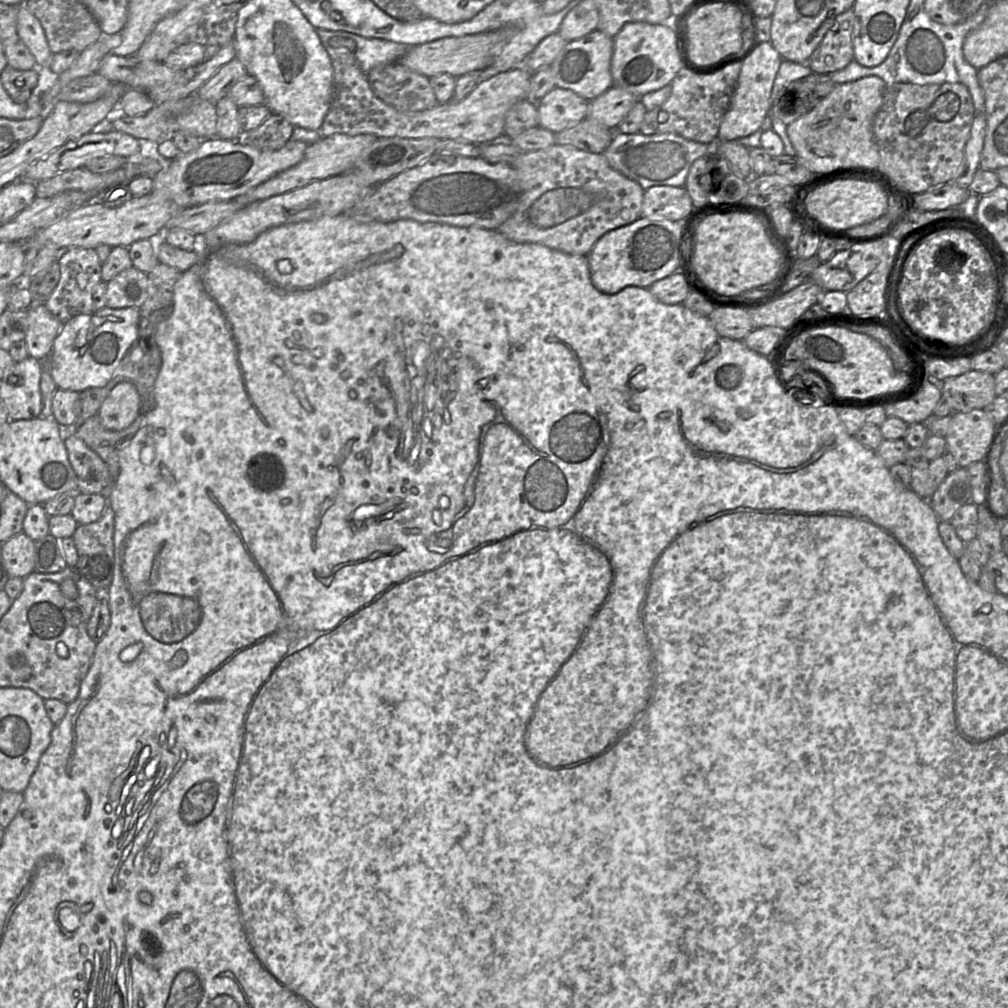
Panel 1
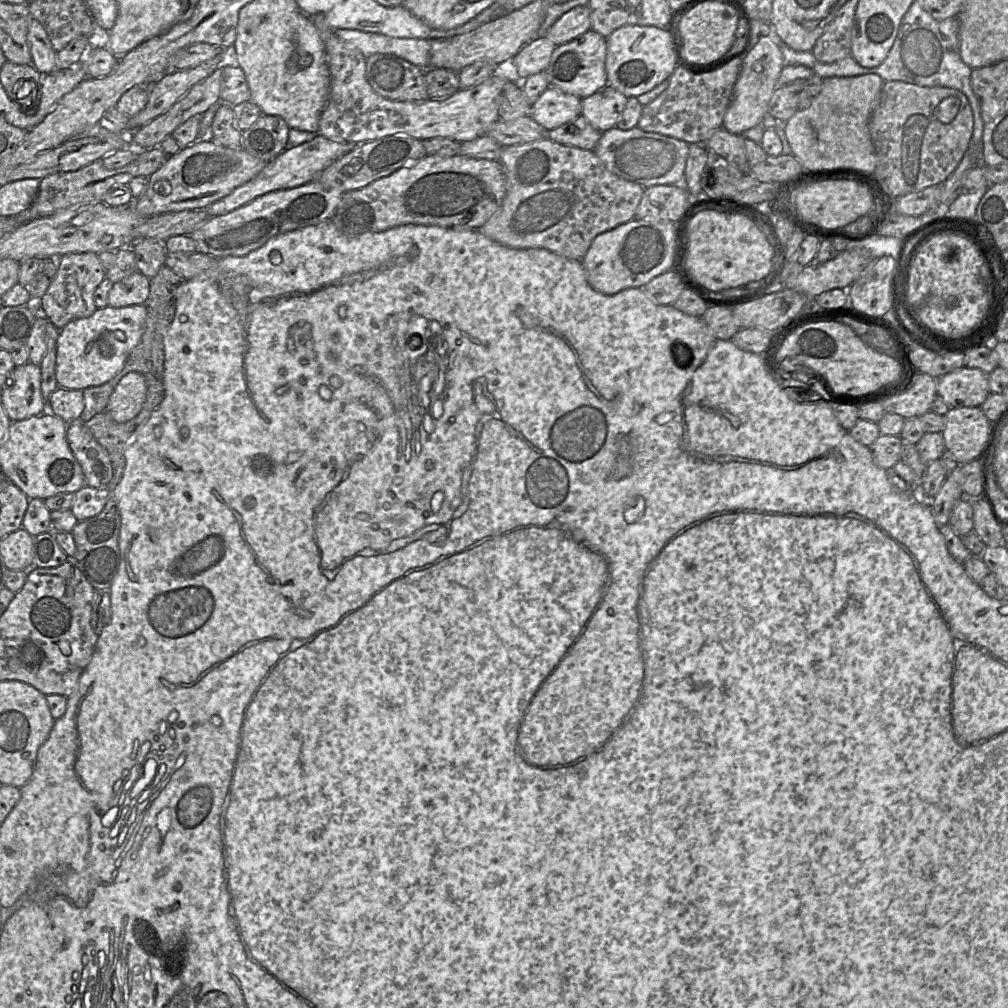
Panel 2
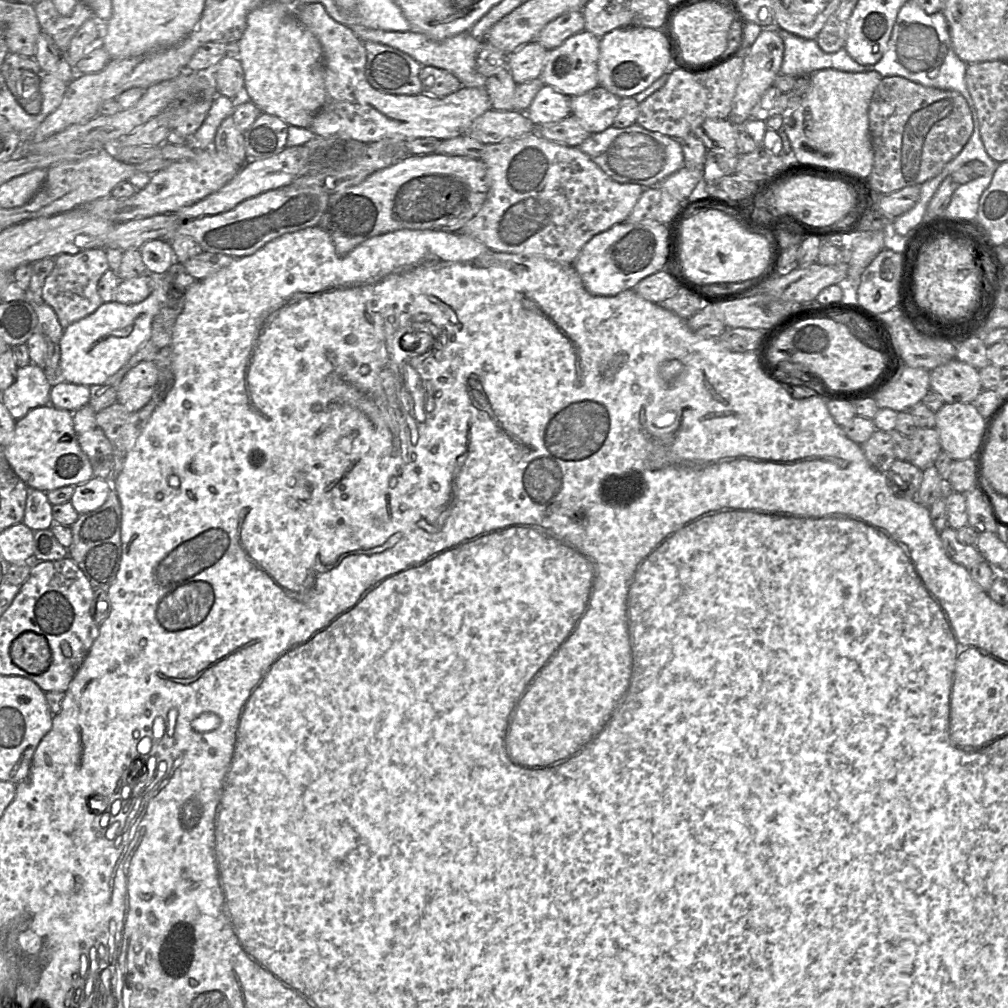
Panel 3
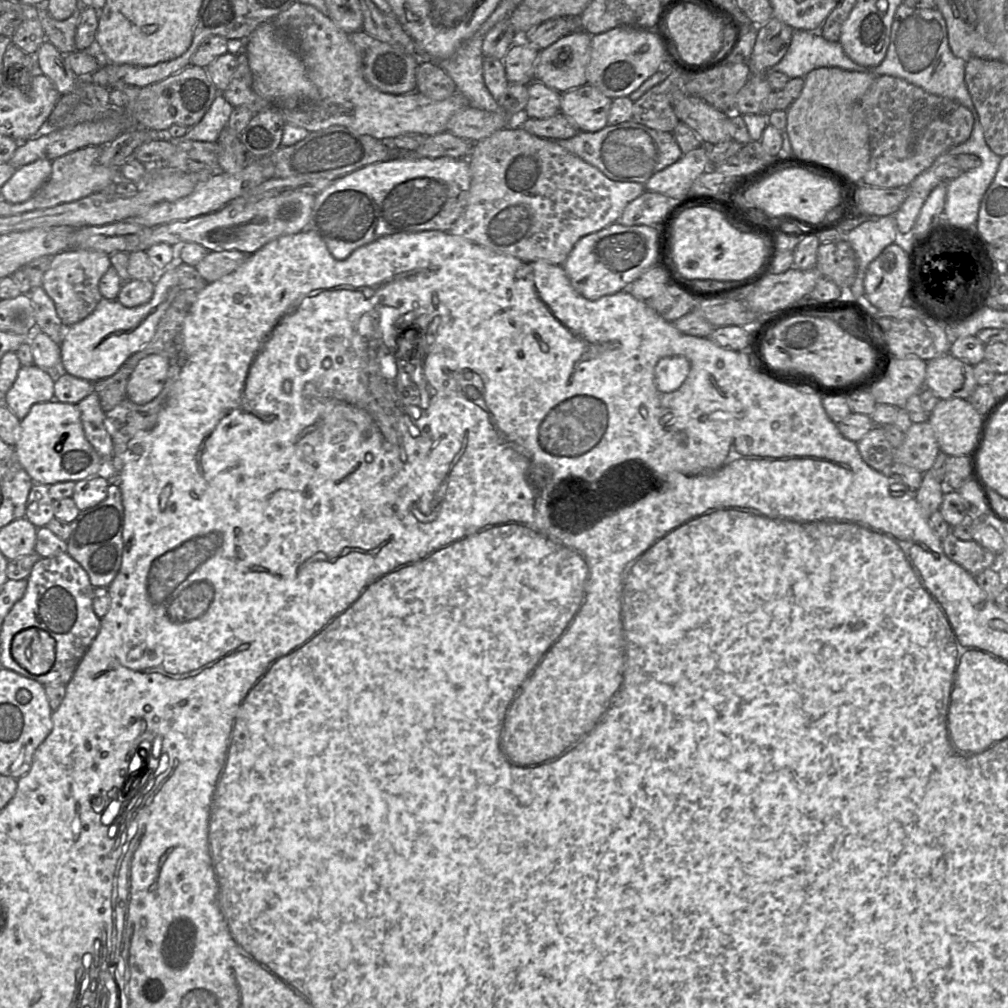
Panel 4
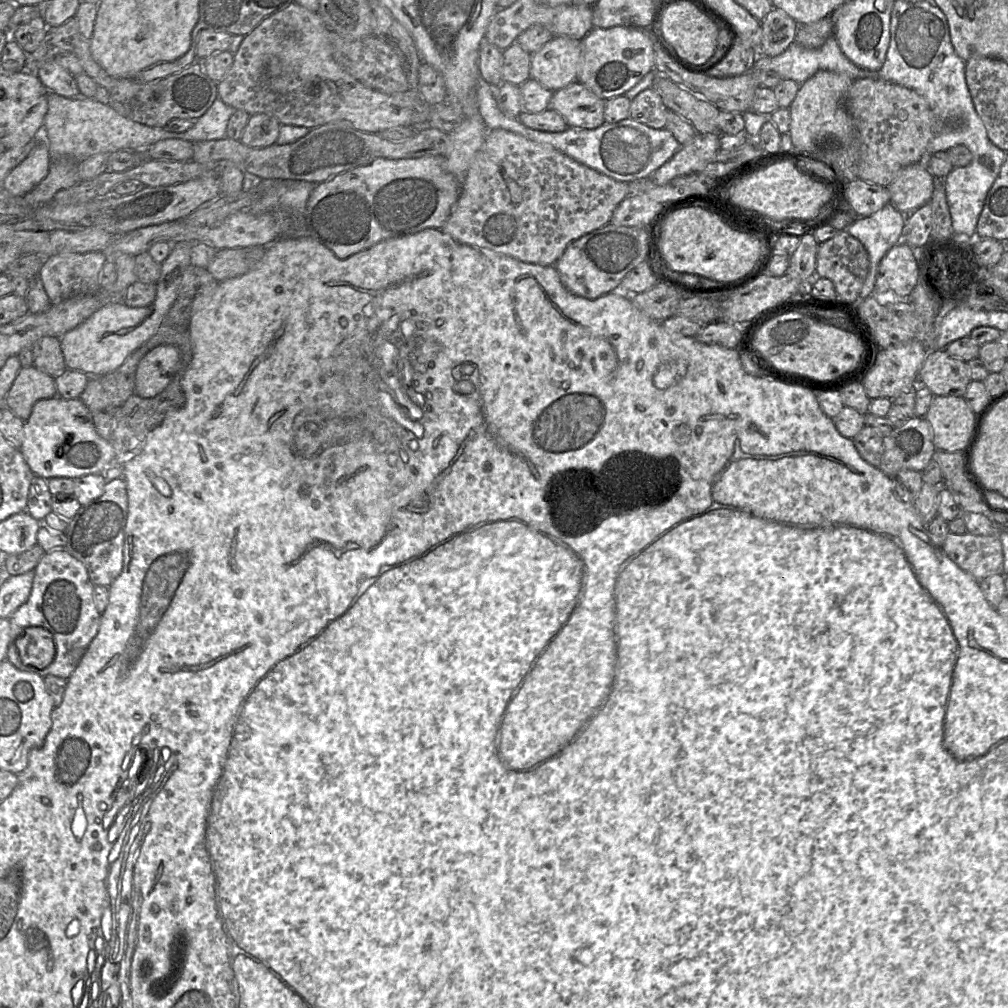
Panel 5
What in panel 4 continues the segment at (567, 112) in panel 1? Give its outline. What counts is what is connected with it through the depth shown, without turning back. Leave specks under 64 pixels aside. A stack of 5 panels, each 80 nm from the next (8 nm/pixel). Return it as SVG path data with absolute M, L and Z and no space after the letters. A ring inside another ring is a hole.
M540 81L528 85L529 99L525 117L547 119L561 112L561 93Z

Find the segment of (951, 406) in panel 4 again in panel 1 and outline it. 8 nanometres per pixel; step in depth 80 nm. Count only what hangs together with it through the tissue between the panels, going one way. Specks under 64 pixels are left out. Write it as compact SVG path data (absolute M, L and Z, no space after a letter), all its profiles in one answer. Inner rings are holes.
M984 409L953 412L945 436L947 451L956 458L960 468L981 461L990 442L995 422Z

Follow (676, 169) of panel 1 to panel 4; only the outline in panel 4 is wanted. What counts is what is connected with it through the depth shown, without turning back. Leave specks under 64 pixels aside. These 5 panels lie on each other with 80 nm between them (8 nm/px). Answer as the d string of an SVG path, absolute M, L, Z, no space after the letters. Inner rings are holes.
M635 121L607 125L597 132L580 131L569 139L554 140L565 150L619 182L645 184L655 173L677 162L683 153L670 132L657 131Z

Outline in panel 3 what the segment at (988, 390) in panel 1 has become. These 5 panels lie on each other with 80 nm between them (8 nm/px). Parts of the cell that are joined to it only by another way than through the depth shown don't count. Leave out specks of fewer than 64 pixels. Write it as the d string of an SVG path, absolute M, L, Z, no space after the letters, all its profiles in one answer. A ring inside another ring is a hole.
M952 359L930 371L930 389L938 393L944 403L973 403L983 390L979 369L958 359Z

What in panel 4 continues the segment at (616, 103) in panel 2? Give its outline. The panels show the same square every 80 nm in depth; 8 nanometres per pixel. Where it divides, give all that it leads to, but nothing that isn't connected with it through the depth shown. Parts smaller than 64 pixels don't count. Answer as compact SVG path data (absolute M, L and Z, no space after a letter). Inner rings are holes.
M591 84L561 93L561 113L572 120L580 131L597 132L608 125L608 115L613 99Z

